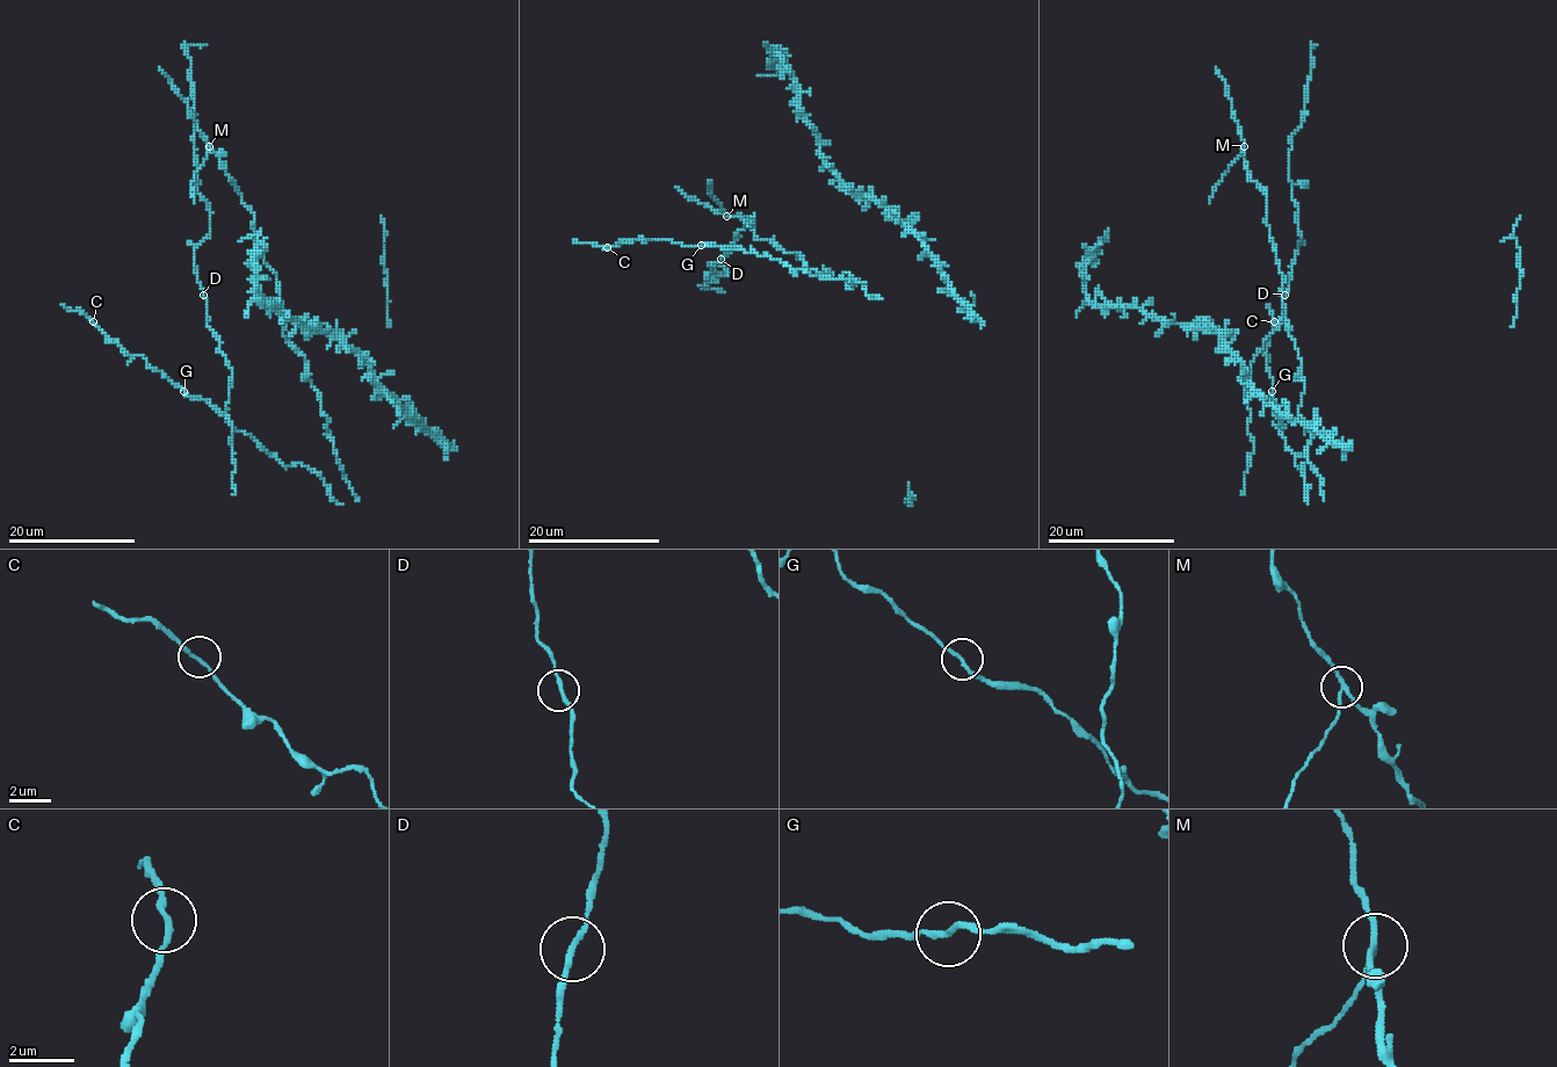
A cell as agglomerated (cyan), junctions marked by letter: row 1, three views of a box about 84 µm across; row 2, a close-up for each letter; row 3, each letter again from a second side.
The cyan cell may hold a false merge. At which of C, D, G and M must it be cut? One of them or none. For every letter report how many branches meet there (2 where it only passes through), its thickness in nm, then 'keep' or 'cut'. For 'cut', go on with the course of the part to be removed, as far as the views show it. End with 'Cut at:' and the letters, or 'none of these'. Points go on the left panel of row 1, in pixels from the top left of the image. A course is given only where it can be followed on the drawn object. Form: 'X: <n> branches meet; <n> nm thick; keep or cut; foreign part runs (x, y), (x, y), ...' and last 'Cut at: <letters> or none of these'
C: 2 branches meet; 180 nm thick; keep
D: 2 branches meet; 170 nm thick; keep
G: 2 branches meet; 180 nm thick; keep
M: 3 branches meet; 160 nm thick; cut; foreign part runs (209, 145), (208, 157), (192, 182), (195, 204)
Cut at: M

